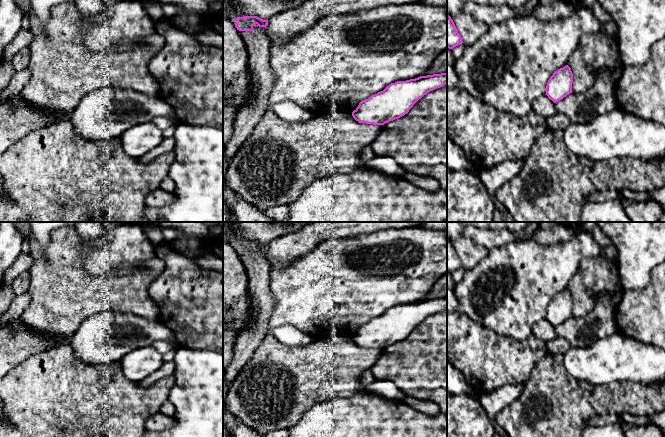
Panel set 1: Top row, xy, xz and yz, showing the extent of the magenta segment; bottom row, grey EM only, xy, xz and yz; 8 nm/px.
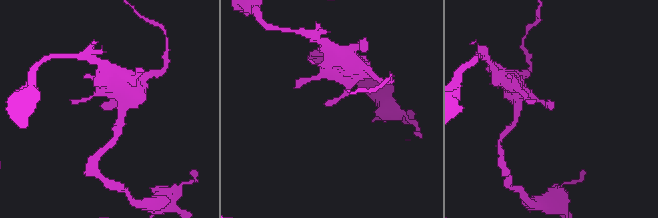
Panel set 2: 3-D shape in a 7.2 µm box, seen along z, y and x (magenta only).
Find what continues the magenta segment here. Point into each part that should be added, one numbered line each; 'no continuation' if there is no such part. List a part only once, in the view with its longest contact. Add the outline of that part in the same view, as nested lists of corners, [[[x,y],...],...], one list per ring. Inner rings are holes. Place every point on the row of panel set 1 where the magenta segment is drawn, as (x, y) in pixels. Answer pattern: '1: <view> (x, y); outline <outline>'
no continuation

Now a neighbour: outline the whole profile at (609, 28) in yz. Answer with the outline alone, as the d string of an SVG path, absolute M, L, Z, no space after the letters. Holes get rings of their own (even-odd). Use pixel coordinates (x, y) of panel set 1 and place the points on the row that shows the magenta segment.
M610 20L609 22L602 24L600 31L609 36L617 37L618 28L616 23L613 20Z

